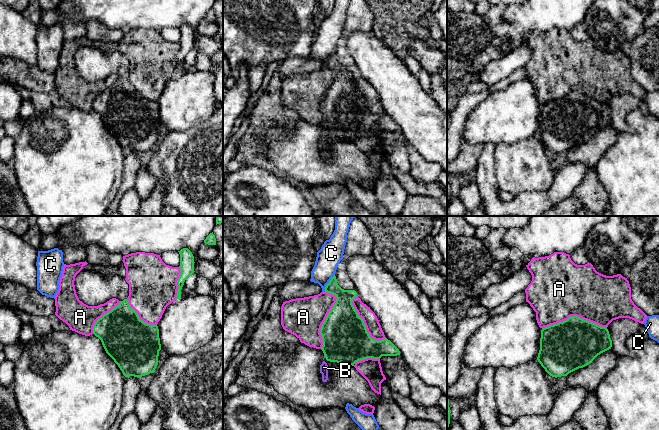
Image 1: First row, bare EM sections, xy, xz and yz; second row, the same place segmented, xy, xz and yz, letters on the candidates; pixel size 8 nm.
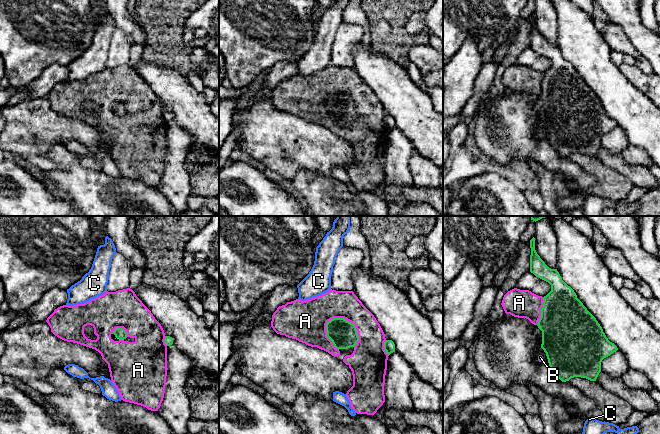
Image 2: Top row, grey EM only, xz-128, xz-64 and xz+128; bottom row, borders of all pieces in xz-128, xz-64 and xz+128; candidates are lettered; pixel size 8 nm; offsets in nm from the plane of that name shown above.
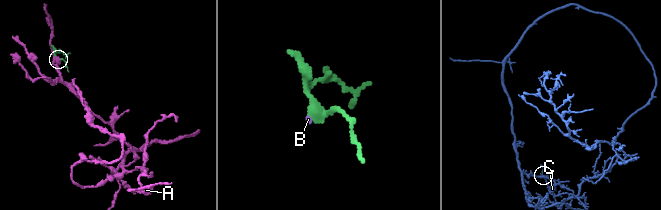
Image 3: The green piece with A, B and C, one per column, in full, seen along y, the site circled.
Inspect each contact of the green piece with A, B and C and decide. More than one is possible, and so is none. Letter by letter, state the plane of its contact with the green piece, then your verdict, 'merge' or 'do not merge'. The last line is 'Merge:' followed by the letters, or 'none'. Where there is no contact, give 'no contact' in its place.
A: meets green in yz; do not merge
B: meets green in xz; merge
C: meets green in xz; do not merge
Merge: B

